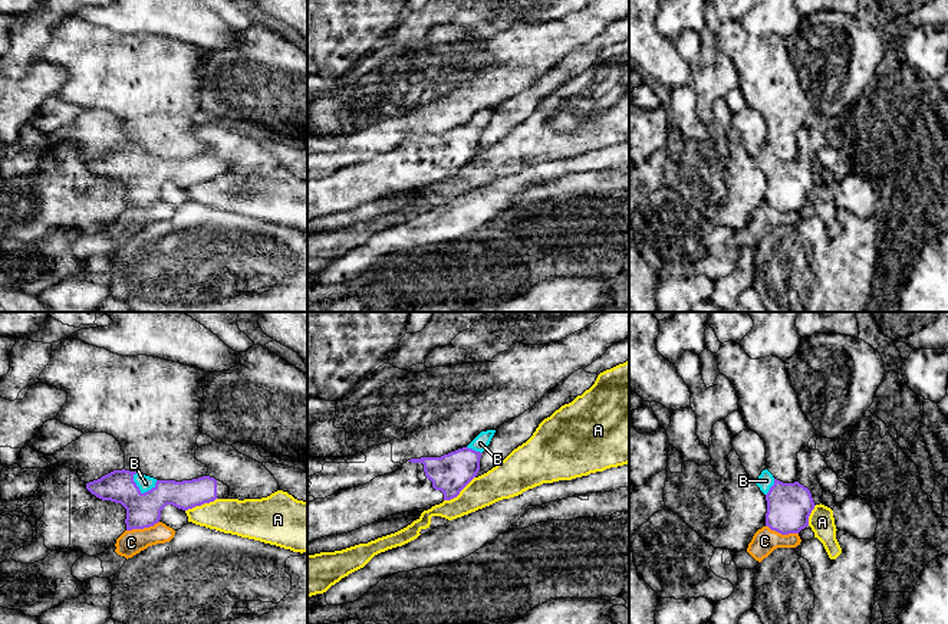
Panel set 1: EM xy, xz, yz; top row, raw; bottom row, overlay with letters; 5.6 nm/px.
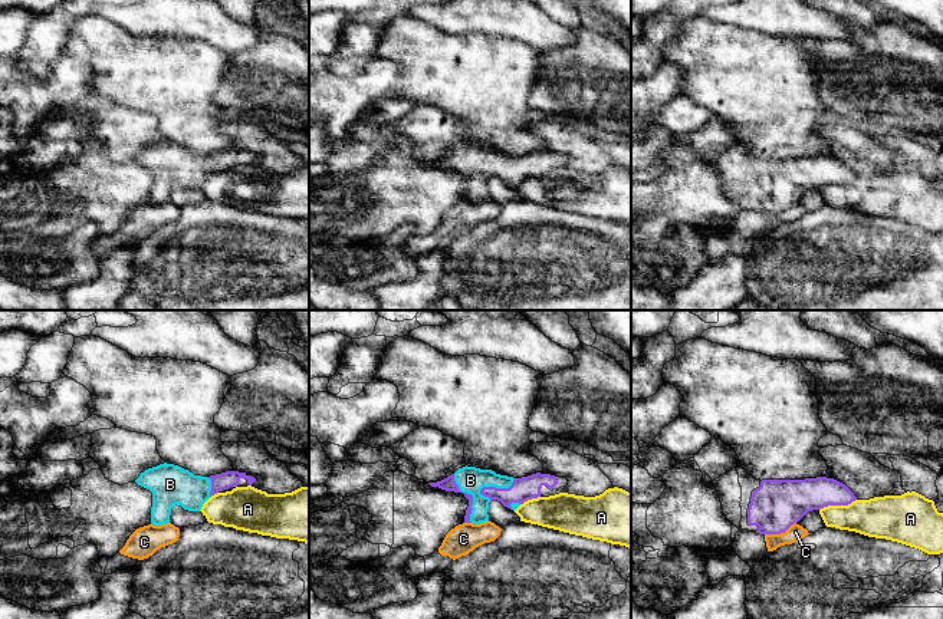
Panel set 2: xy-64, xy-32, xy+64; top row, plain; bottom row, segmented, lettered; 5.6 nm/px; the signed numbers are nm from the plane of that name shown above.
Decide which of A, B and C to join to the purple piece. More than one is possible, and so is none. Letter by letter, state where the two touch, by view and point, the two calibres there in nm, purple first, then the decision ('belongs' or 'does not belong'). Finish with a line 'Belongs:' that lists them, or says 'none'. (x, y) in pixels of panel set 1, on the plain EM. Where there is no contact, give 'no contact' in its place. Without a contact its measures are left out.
A: xy (201, 181) | 160/200 nm | does not belong
B: xy (142, 171) | 190/90 nm | belongs
C: xy (142, 206) | 190/140 nm | does not belong
Belongs: B

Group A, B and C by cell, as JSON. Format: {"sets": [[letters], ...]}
{"sets": [["A"], ["B"], ["C"]]}

